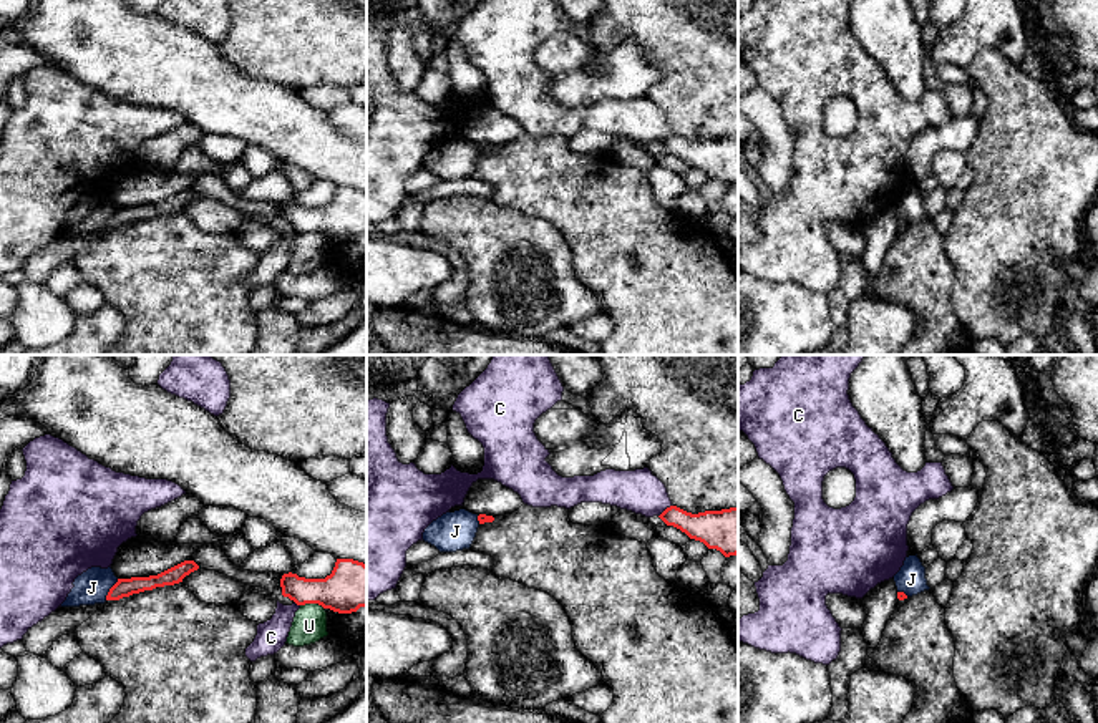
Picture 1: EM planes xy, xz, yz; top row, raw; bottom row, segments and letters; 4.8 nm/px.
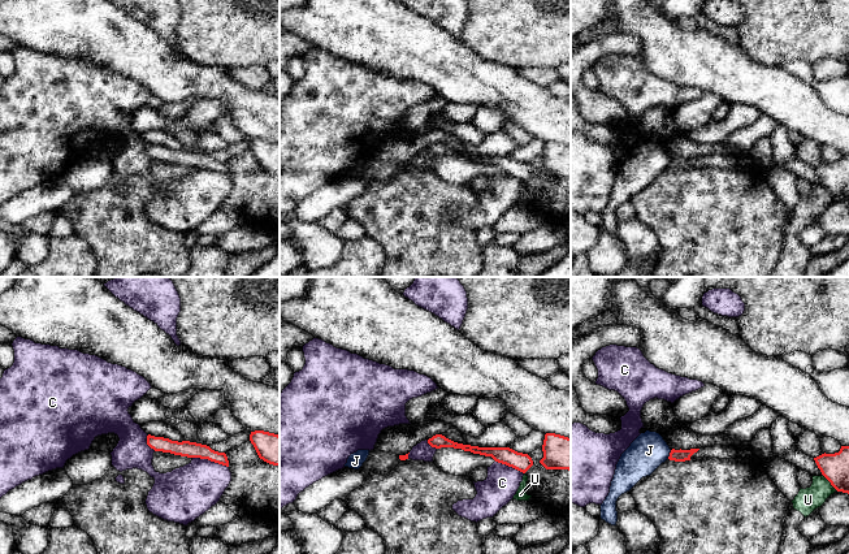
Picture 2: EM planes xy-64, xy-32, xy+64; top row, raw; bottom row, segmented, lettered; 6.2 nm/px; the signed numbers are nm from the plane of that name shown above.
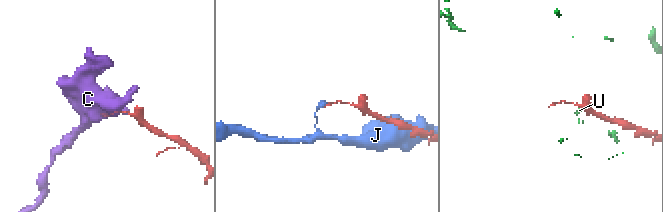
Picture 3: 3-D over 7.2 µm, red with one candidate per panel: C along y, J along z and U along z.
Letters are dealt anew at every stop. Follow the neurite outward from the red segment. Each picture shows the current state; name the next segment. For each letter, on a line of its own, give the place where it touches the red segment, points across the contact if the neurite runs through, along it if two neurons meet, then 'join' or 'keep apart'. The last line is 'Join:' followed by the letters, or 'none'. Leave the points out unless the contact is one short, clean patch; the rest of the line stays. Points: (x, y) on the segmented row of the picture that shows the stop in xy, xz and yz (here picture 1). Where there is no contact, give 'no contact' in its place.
C: contact xz (665, 509); keep apart
J: contact xy (110, 589); keep apart
U: contact xy (312, 602); border xy (301, 604), (319, 604), (324, 609); keep apart
Join: none

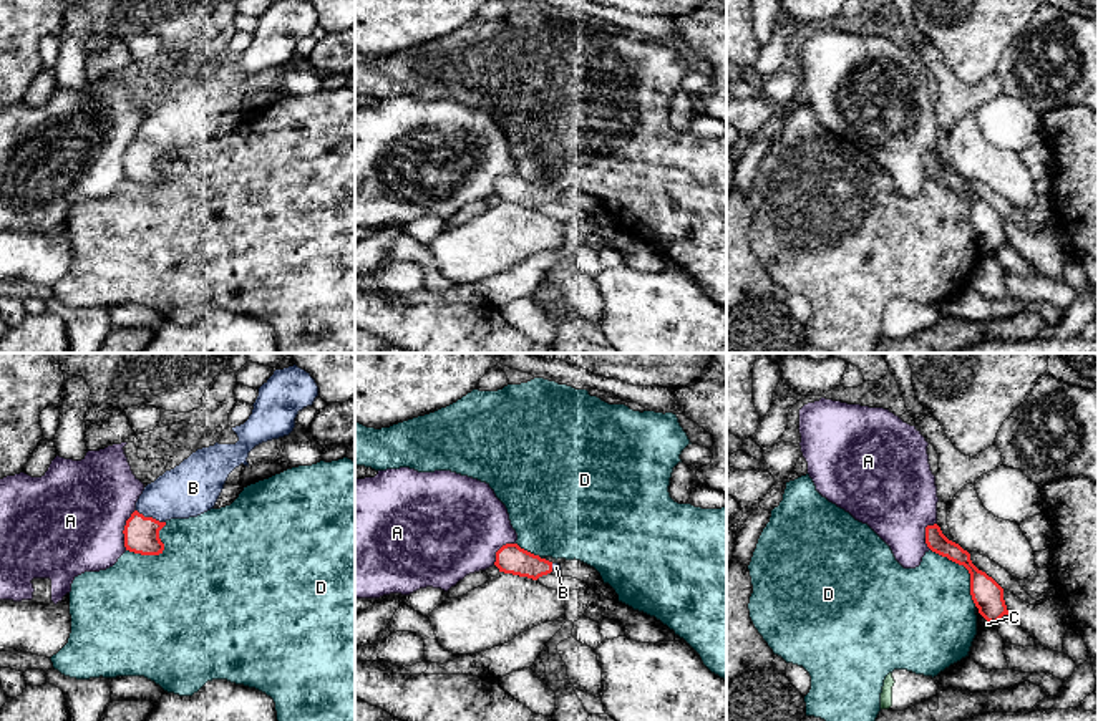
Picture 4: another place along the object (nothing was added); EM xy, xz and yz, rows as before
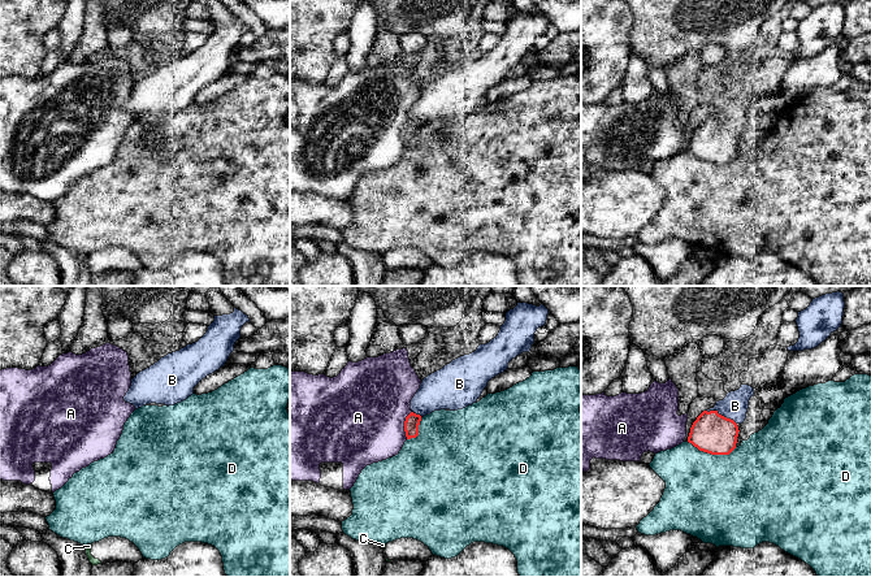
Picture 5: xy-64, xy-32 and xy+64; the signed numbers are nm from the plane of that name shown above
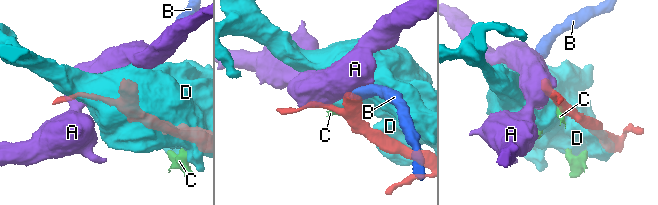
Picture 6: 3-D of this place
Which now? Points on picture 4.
A: contact xy (125, 529); keep apart
B: contact xy (151, 517); way xy (141, 534), (143, 526), (151, 517), (174, 494), (193, 488); join
C: contact yz (989, 620); border yz (986, 619), (992, 625); keep apart
D: contact yz (967, 569); keep apart
Join: B

